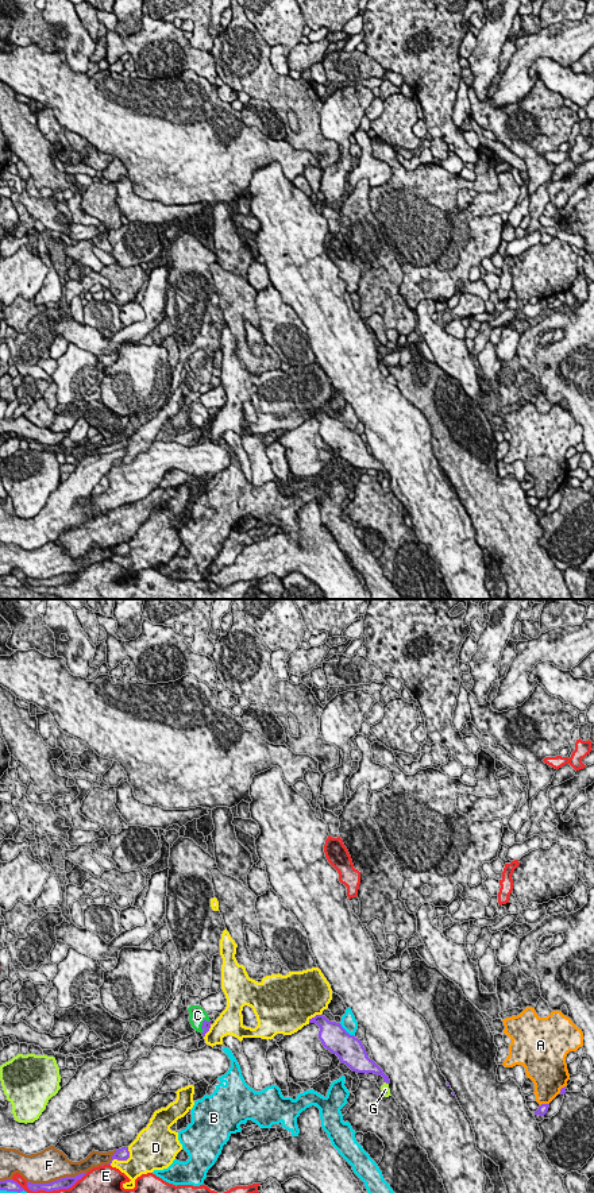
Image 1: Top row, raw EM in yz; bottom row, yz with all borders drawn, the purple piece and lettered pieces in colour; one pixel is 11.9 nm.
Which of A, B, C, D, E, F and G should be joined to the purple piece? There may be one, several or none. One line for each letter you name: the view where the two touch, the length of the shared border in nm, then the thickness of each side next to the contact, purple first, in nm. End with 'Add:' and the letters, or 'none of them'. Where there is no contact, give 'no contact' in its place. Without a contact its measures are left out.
C: meets purple in yz; contact 190 nm long; 100 nm thick on the purple side, 190 nm on the other
Add: C

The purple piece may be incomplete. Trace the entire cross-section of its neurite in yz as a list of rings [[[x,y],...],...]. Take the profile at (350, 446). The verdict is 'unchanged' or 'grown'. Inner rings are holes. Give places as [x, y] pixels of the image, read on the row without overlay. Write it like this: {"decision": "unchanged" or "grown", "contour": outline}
{"decision": "unchanged", "contour": [[[323,410],[309,414],[309,418],[316,418],[320,422],[319,435],[327,445],[339,452],[342,459],[346,459],[356,468],[382,471],[383,478],[390,479],[383,466],[367,452],[360,435],[350,431],[340,418],[329,417]]]}

